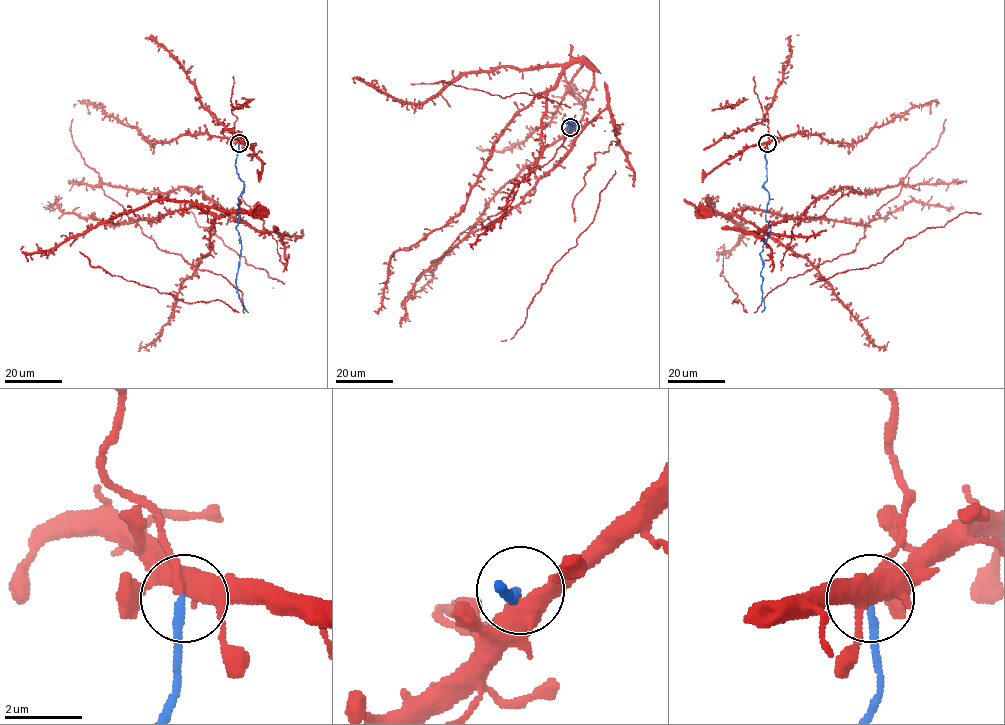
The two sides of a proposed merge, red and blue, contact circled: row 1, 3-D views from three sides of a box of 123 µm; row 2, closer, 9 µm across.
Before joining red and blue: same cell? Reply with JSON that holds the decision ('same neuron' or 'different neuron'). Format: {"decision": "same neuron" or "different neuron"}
{"decision": "same neuron"}

